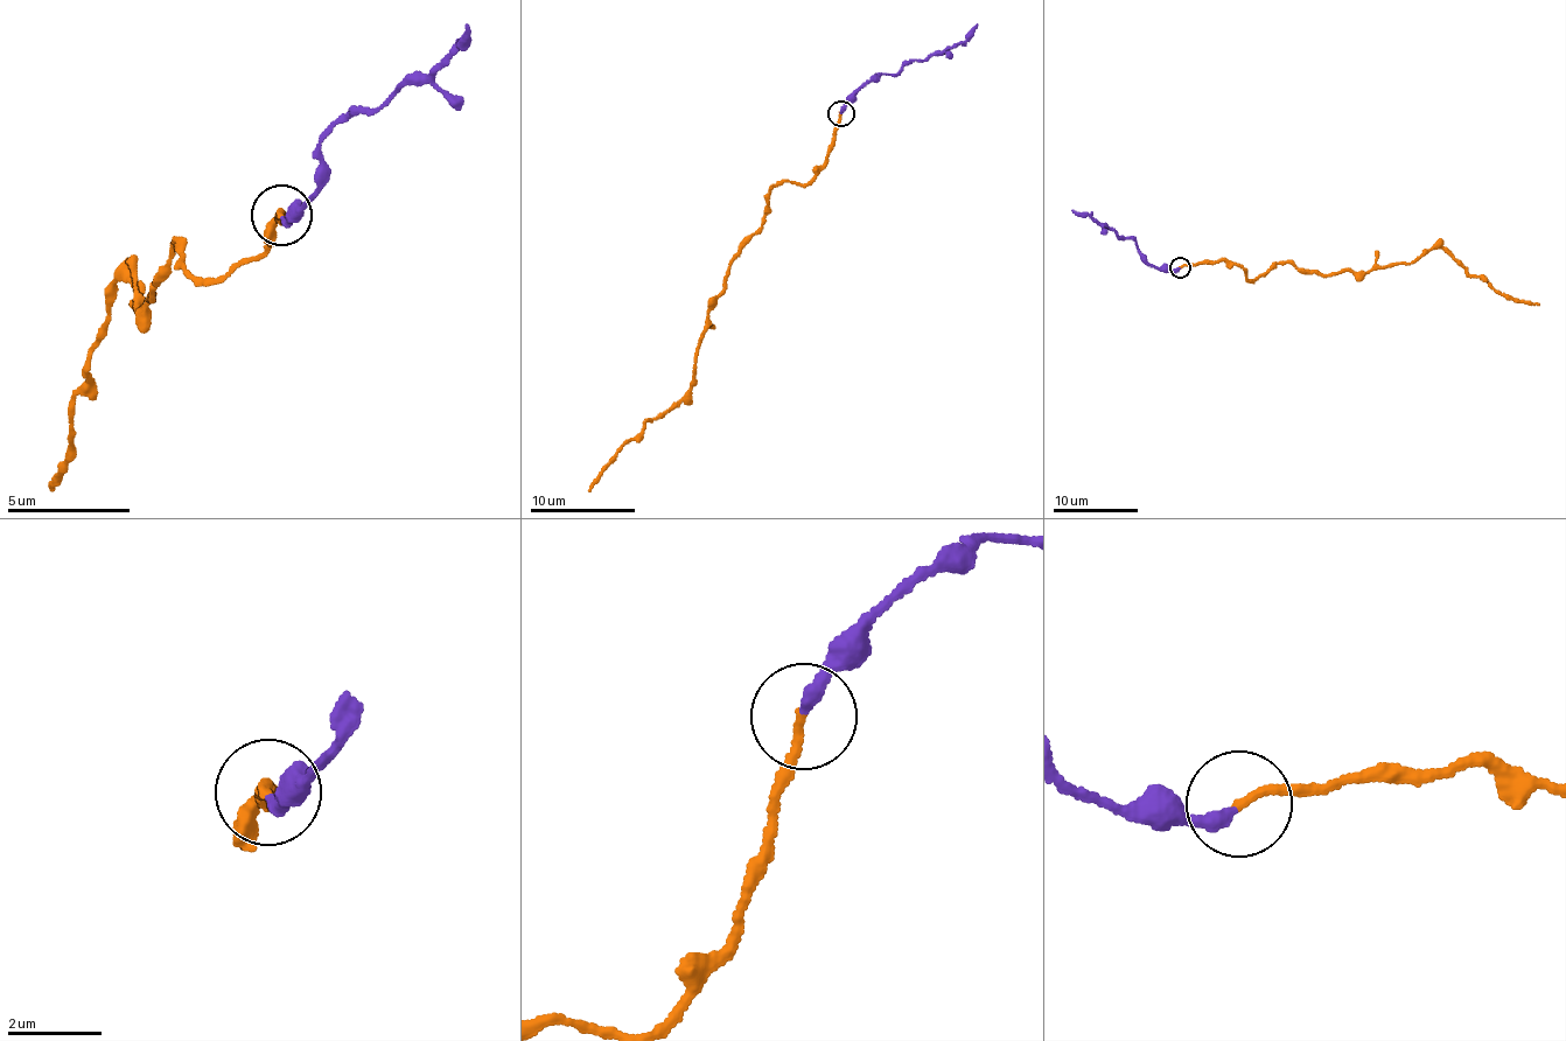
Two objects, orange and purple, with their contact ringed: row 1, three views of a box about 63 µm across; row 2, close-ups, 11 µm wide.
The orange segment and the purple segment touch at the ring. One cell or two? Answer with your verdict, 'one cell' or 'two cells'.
one cell

